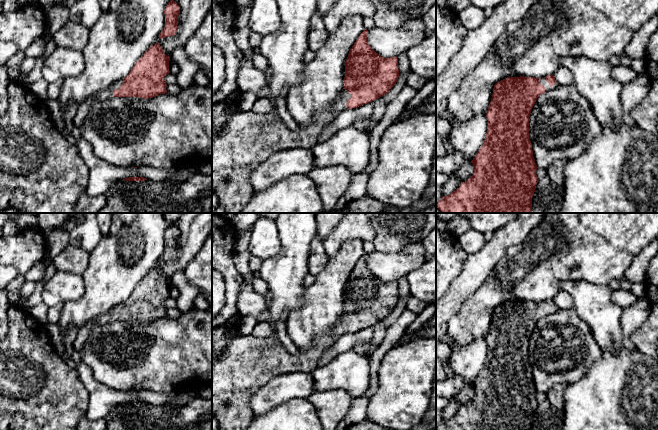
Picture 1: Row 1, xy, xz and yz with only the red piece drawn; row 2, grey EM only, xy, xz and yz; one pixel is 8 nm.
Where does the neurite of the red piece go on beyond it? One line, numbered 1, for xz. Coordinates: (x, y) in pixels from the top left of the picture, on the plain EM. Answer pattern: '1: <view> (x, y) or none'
1: xz (247, 363)

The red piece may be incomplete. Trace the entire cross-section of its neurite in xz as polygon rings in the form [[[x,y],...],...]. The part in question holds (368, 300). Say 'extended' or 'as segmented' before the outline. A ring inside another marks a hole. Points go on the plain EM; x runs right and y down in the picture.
extended; [[[366,253],[349,275],[345,288],[344,314],[309,348],[299,348],[297,355],[291,355],[277,336],[257,339],[252,335],[241,335],[234,338],[220,356],[212,360],[212,415],[218,421],[219,430],[246,430],[255,418],[250,405],[251,398],[261,386],[282,374],[310,373],[341,335],[357,332],[389,316],[399,301],[398,283],[381,281],[369,270],[367,261]]]

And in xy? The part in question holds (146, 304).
extended; [[[159,267],[152,269],[136,286],[130,297],[99,317],[94,324],[113,321],[153,322],[167,317],[164,302],[170,297],[170,281]]]

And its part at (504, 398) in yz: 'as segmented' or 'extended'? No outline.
extended

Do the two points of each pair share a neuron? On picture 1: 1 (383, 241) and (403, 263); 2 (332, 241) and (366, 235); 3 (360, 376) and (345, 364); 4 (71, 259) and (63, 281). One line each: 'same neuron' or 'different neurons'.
1: different neurons
2: same neuron
3: same neuron
4: different neurons

